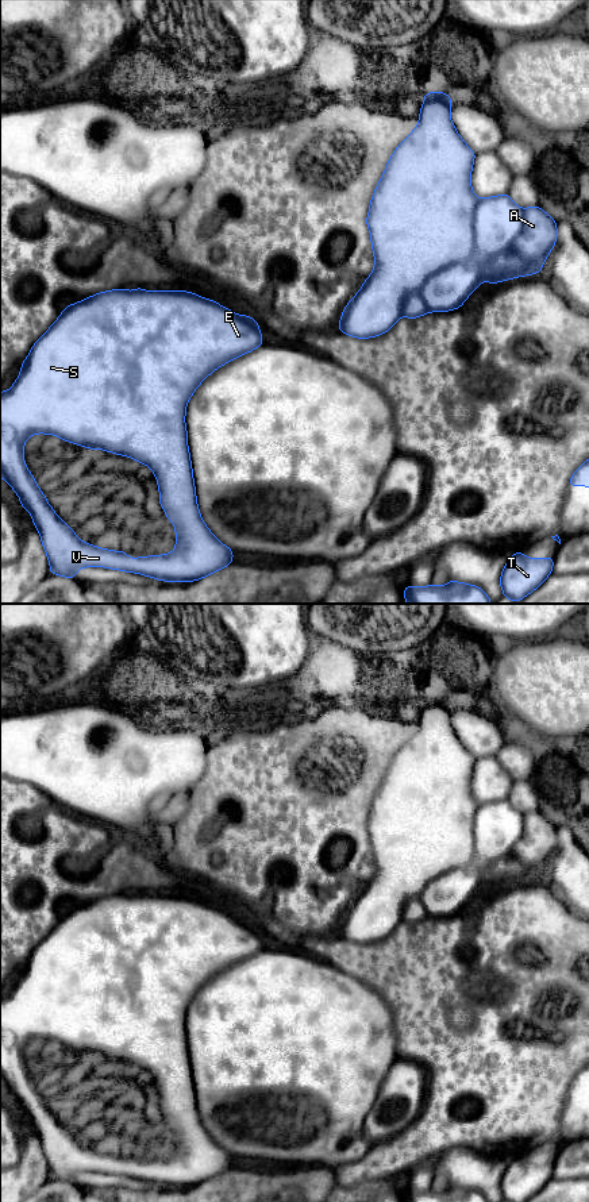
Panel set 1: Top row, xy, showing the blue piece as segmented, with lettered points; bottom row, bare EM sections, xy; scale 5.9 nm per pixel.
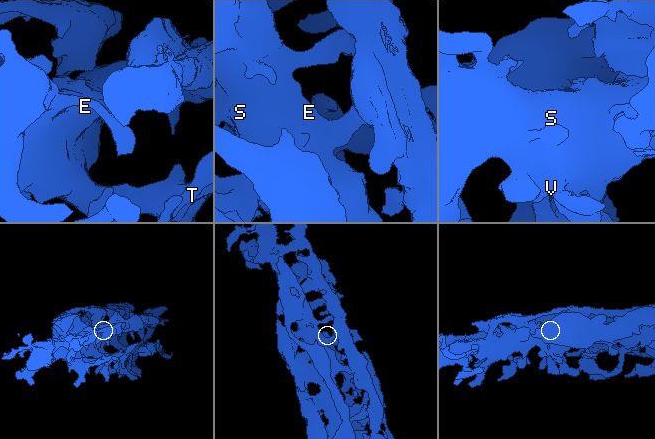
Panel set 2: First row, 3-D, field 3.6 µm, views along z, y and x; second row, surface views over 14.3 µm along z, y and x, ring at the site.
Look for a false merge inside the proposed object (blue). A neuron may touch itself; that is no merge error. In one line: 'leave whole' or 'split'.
split

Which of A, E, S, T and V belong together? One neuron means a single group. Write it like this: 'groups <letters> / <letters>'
groups A / E S T V

